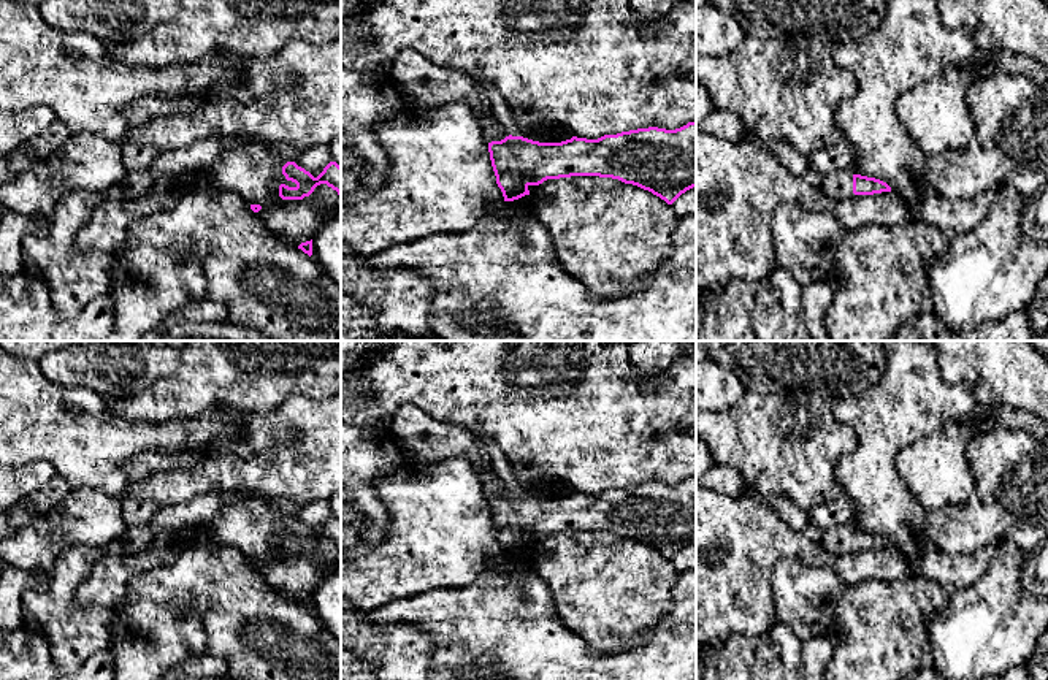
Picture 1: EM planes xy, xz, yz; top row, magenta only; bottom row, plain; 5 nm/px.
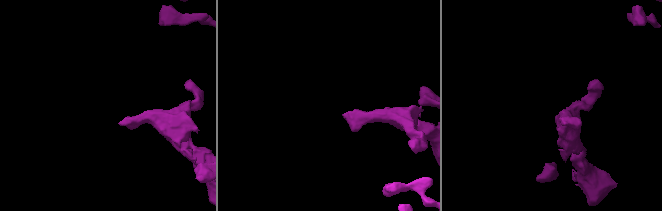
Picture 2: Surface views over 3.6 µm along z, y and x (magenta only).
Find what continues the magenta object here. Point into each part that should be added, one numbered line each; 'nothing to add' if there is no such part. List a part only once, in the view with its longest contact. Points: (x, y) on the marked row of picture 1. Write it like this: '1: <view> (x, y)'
1: xz (424, 84)

